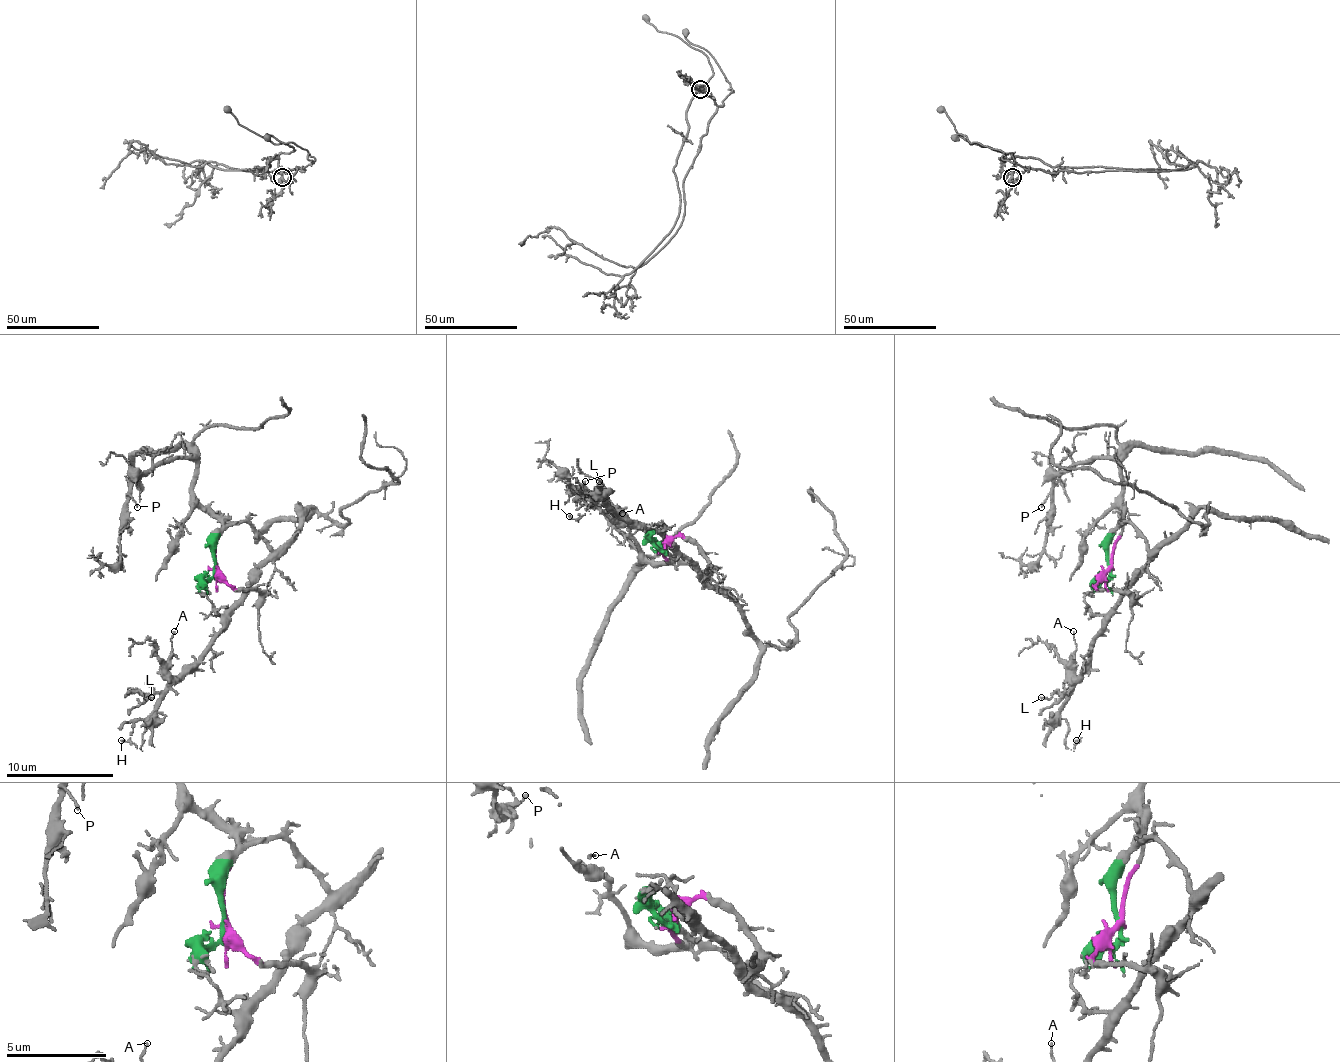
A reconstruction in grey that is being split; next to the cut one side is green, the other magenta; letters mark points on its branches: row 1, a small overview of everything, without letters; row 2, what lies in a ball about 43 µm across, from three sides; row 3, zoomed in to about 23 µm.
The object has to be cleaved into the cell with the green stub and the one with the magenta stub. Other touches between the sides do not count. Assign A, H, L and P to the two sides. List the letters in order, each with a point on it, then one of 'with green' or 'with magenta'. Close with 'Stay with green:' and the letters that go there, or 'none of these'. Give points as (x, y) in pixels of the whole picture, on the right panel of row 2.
A: at (1073, 631); with green
H: at (1076, 740); with green
L: at (1041, 697); with green
P: at (1041, 507); with magenta
Stay with green: A, H, L

